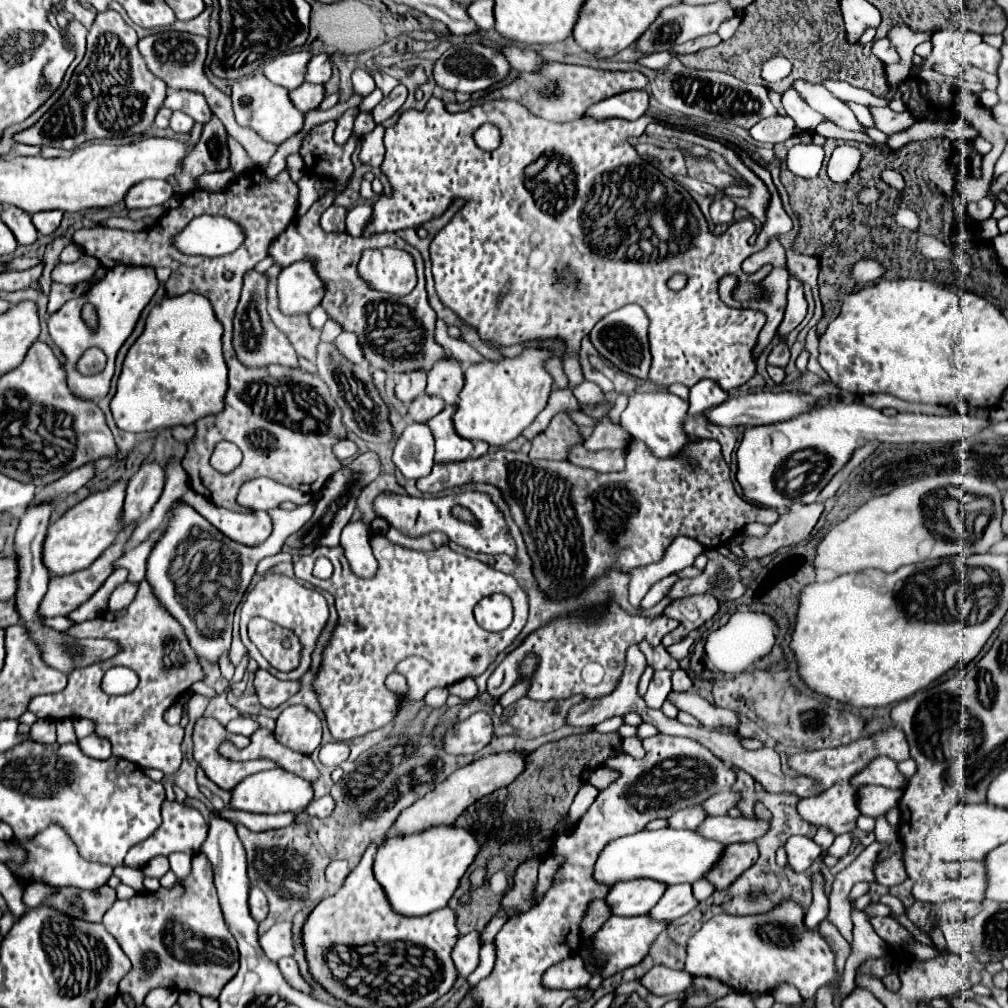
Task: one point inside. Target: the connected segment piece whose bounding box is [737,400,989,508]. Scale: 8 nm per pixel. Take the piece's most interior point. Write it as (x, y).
(807, 451)

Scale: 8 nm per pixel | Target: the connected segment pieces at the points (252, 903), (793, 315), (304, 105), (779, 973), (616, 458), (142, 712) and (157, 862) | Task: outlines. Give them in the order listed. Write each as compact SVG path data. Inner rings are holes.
M251 884L251 890L249 890L249 908L251 908L251 916L259 922L263 922L269 914L267 896L255 884Z
M789 278L789 292L787 292L787 308L785 318L779 326L779 334L789 334L797 328L807 314L807 300L803 296L803 284L795 278Z
M301 84L301 88L295 88L289 92L289 98L293 100L293 106L301 112L315 110L323 100L323 86L321 84Z
M791 900L759 916L713 916L689 938L685 970L695 976L719 978L747 994L773 992L779 982L791 982L803 998L813 998L823 984L839 980L831 948L817 930L803 926L803 910Z
M577 446L569 458L569 462L587 466L599 472L617 472L625 468L625 450L601 450L601 452L589 452L583 446Z
M139 584L135 600L121 612L105 612L93 620L75 624L71 628L75 638L107 638L117 642L119 652L115 658L91 664L75 674L69 674L67 686L57 694L35 696L29 702L29 710L37 718L91 718L97 722L95 732L109 738L113 744L113 756L133 760L141 768L157 768L165 774L173 774L181 764L181 740L183 728L169 726L163 720L163 712L177 700L181 692L191 688L193 682L203 680L201 666L193 654L179 622L157 602L149 584ZM113 666L127 666L139 676L139 686L125 696L107 696L101 690L103 674Z
M157 856L143 868L143 874L151 876L151 878L161 878L167 870L169 870L169 858L167 856Z

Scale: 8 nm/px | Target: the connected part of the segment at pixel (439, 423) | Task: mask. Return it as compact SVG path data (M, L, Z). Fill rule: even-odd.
M445 406L443 412L439 412L433 420L427 422L435 438L435 462L437 464L467 460L473 450L473 444L469 440L463 440L455 434L453 424L451 424L453 412L455 412L455 406Z

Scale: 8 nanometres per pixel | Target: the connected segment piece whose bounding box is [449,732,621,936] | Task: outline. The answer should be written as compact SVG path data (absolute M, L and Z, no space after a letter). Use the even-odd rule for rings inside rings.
M585 732L577 736L563 738L559 742L549 742L537 748L535 752L527 754L525 758L525 772L517 776L509 786L499 788L485 798L471 804L455 822L455 826L469 828L475 840L481 844L481 852L475 856L473 864L467 868L455 896L449 900L449 906L455 908L457 916L457 930L459 936L469 932L479 932L489 918L497 912L499 896L489 890L489 884L471 890L469 874L475 868L485 868L487 874L503 870L509 878L513 876L519 862L529 858L541 858L553 844L553 828L555 824L567 814L577 790L587 780L587 774L599 764L605 762L611 754L621 752L621 738L617 734L599 734L599 732ZM537 766L543 766L541 776L537 774ZM471 890L473 900L469 906L459 906L459 896Z

